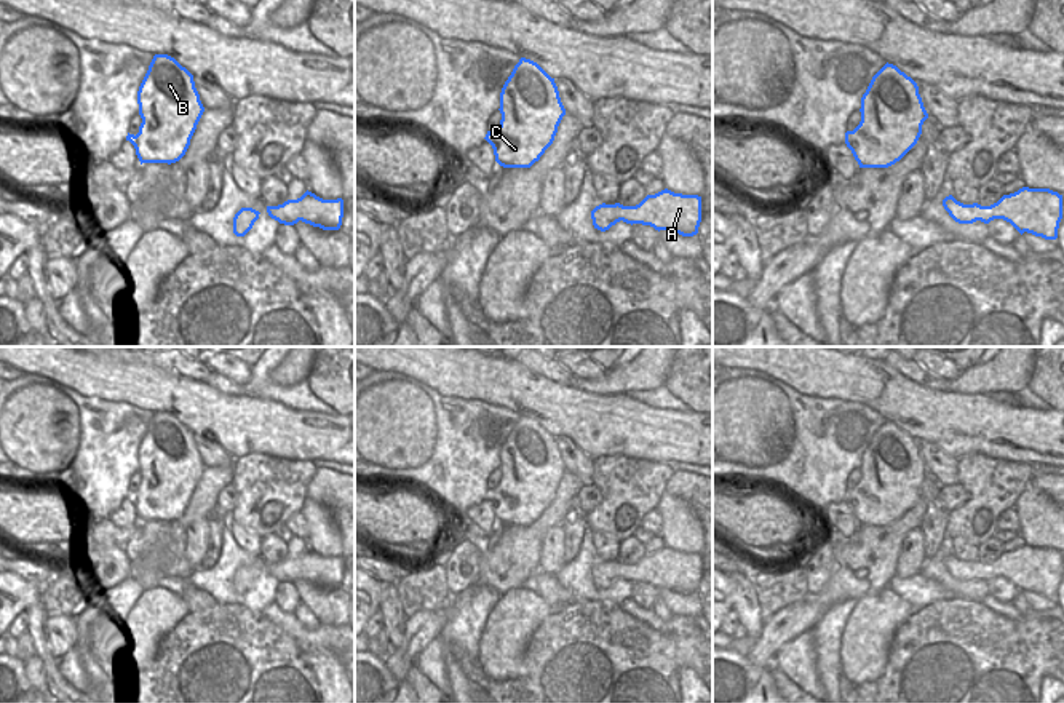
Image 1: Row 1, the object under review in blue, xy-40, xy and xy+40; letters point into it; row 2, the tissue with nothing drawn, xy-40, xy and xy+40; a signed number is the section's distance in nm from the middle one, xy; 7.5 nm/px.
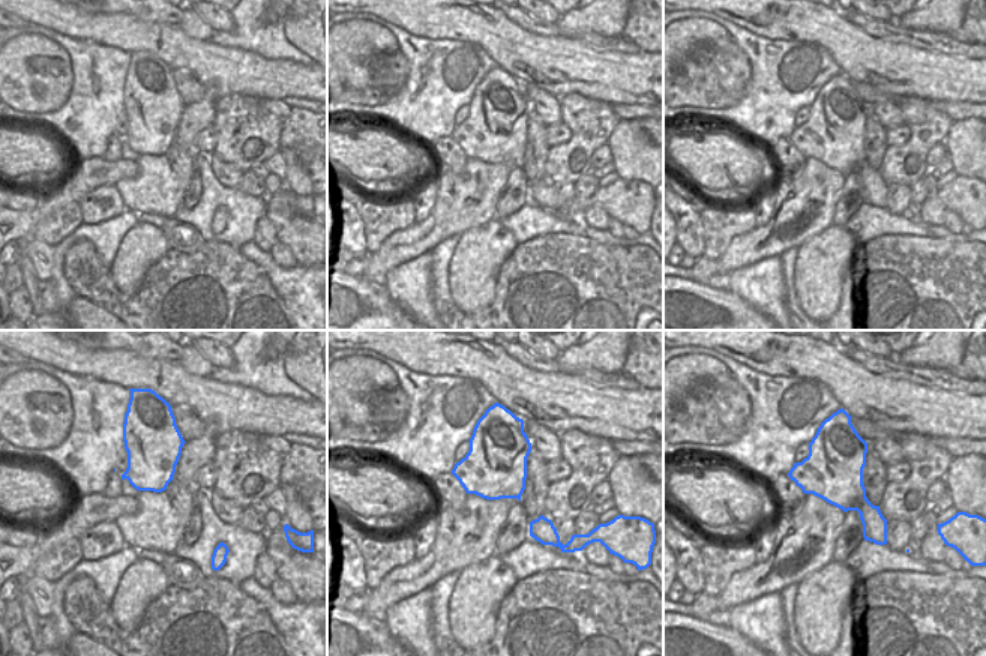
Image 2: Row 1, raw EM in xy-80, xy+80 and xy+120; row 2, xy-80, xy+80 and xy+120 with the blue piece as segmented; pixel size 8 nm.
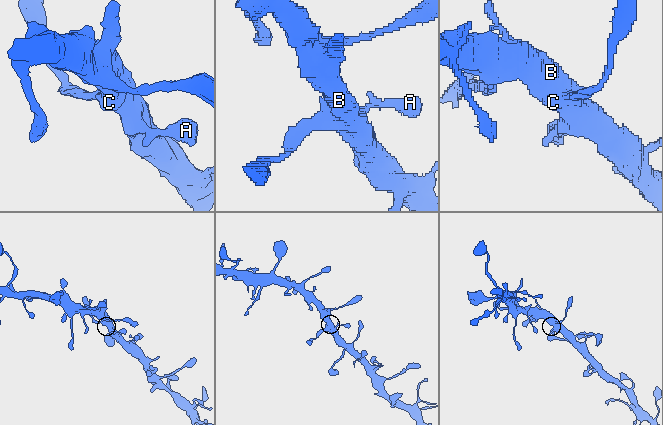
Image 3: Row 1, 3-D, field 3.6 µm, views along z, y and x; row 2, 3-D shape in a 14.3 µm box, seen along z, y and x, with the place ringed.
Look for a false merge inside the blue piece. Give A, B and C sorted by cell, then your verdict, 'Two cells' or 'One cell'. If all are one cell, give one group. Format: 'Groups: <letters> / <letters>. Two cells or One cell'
Groups: A B C. One cell

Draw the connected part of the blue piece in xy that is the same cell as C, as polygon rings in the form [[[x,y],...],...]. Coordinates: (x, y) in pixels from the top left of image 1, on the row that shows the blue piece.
[[[521,58],[500,93],[500,126],[487,131],[495,161],[503,168],[530,168],[553,144],[566,115],[554,78]]]

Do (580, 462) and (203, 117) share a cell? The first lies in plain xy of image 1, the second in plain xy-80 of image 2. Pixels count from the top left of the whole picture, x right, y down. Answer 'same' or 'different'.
different

